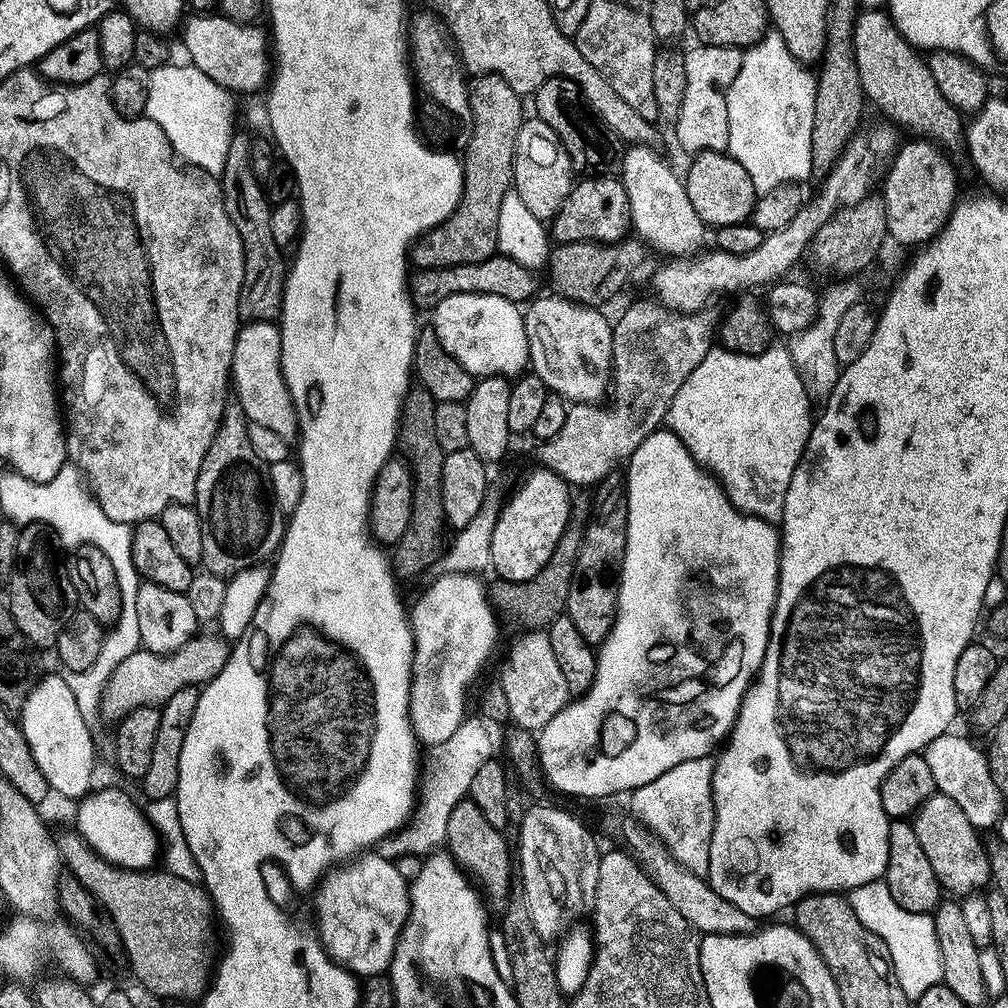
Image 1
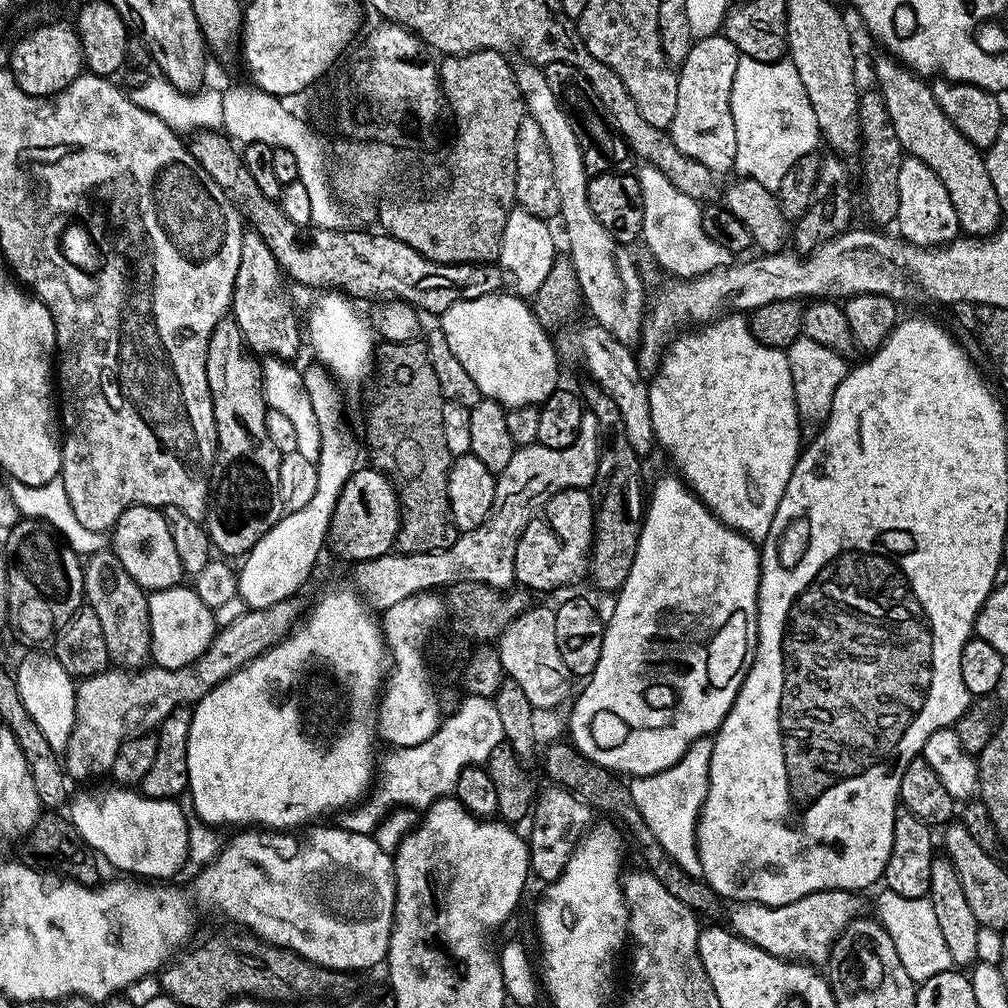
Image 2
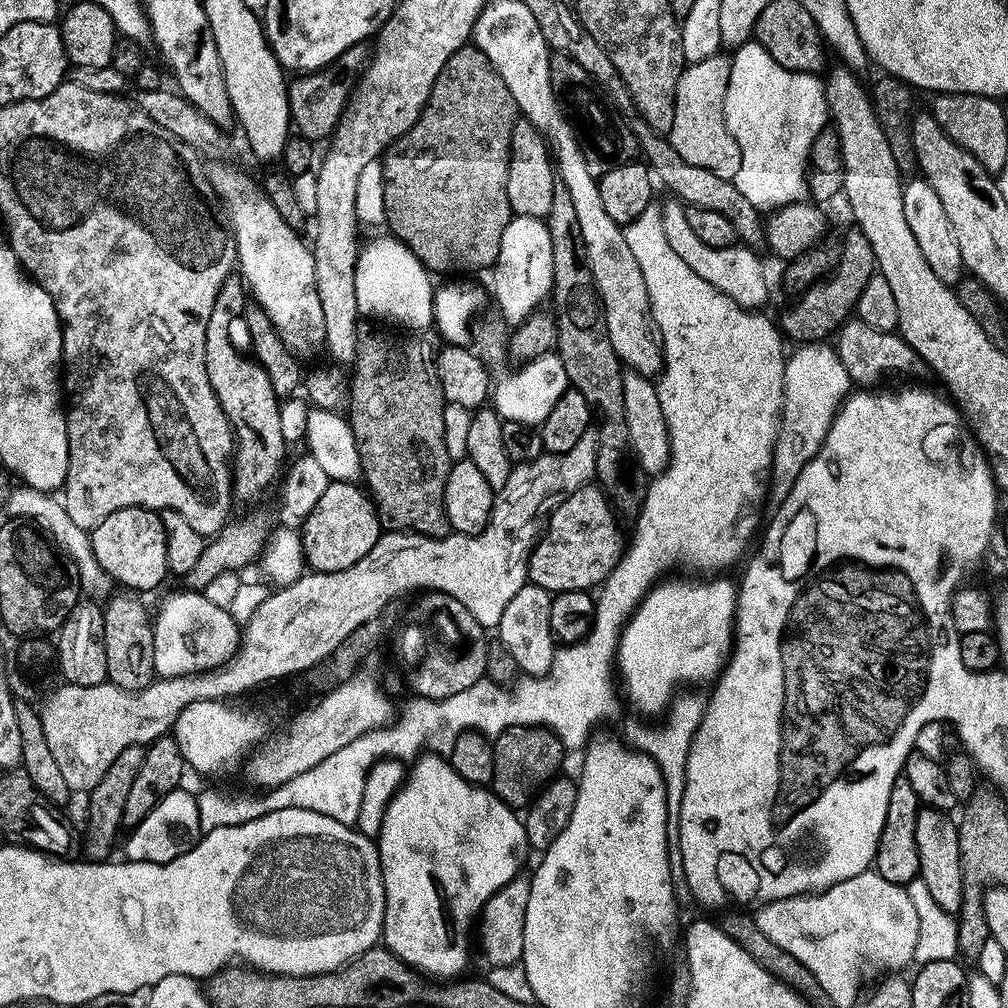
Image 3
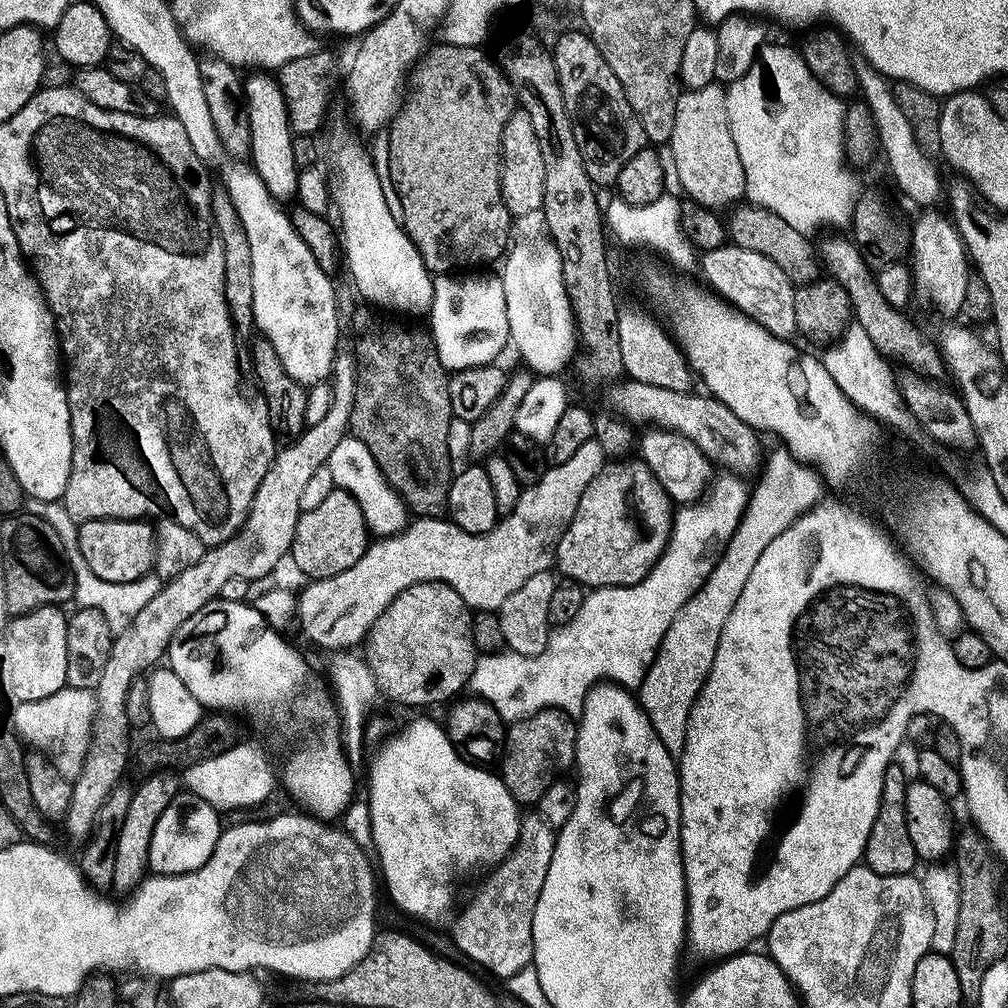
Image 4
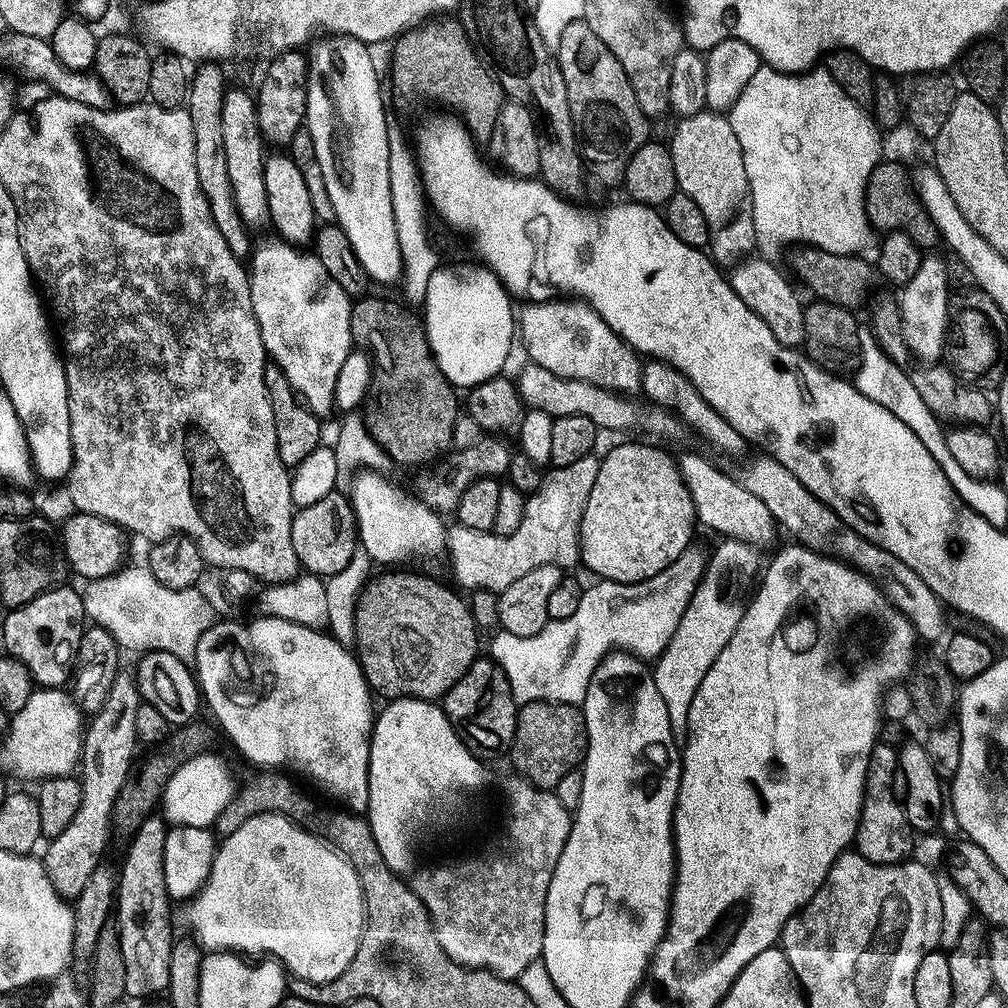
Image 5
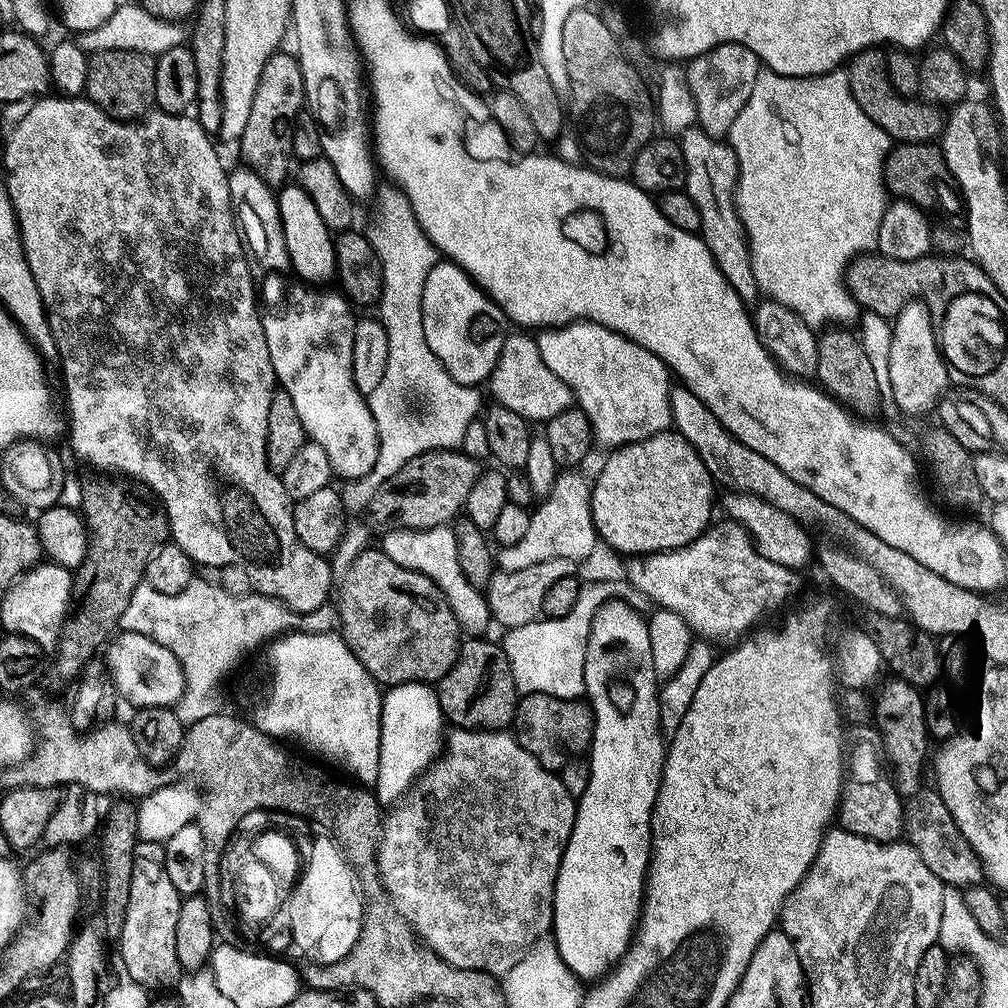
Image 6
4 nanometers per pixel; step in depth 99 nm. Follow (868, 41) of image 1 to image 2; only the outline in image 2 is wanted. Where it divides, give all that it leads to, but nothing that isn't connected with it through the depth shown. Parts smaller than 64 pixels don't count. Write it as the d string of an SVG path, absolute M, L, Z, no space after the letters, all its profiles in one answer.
M888 54L878 56L874 60L874 76L876 88L880 91L885 107L892 122L894 132L901 148L907 155L914 156L930 166L930 170L941 178L946 194L950 194L950 202L954 202L954 214L958 214L961 229L972 238L988 238L1001 227L1002 213L998 194L994 194L994 185L984 165L985 155L973 146L968 138L943 113L938 100L934 98L931 85L920 75L901 64L895 57Z

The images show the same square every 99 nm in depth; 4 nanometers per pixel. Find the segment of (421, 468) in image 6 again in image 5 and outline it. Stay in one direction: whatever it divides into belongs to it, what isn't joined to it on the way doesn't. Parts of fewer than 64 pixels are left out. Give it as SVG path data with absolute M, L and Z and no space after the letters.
M484 434L474 446L449 451L440 462L444 464L437 463L431 470L421 471L424 473L417 478L414 489L416 499L441 514L455 513L458 502L462 502L462 494L466 494L471 483L478 478L500 478L507 473L514 448L504 440L507 439L496 434Z

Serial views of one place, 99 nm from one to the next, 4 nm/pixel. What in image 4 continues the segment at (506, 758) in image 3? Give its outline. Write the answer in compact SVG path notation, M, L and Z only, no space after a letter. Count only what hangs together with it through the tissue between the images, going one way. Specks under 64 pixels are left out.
M543 708L541 712L507 725L498 772L517 804L539 805L542 794L567 773L564 772L567 768L569 771L575 765L577 727L577 721L559 708Z

